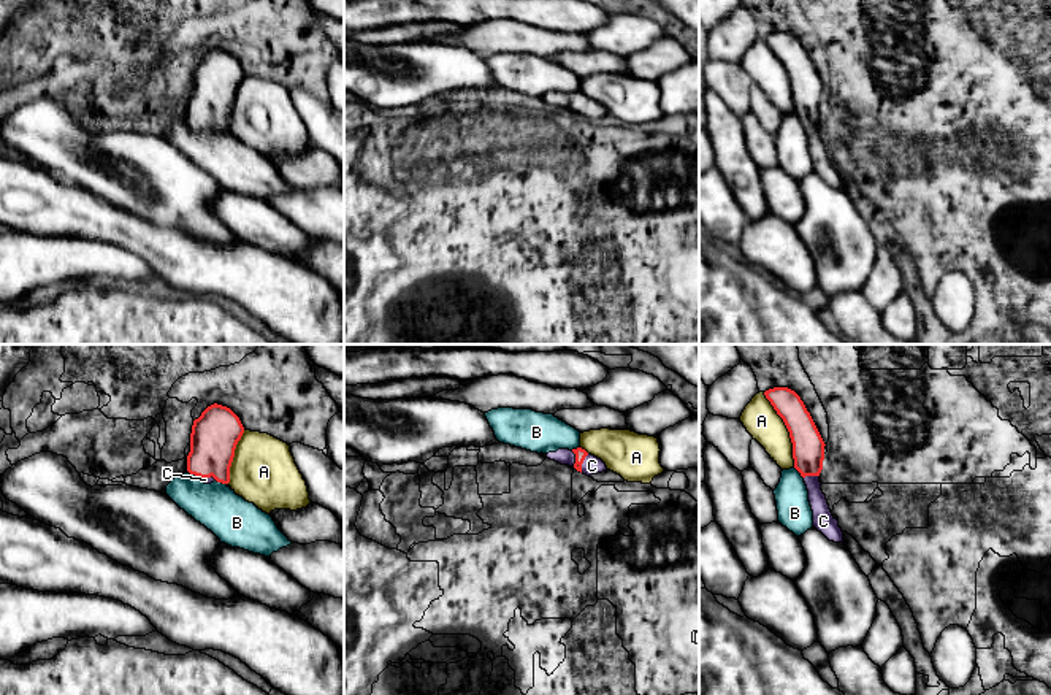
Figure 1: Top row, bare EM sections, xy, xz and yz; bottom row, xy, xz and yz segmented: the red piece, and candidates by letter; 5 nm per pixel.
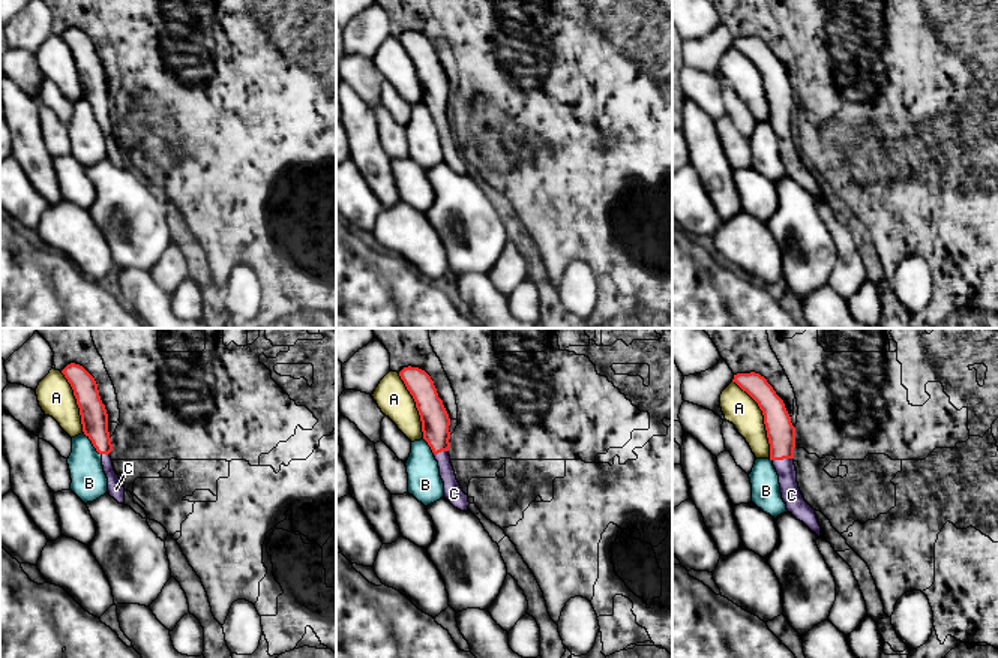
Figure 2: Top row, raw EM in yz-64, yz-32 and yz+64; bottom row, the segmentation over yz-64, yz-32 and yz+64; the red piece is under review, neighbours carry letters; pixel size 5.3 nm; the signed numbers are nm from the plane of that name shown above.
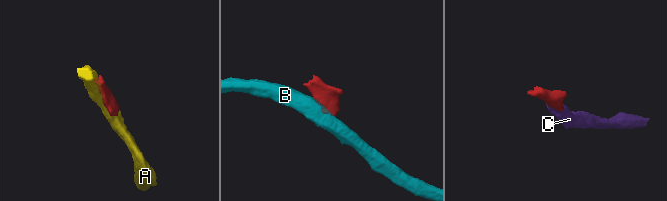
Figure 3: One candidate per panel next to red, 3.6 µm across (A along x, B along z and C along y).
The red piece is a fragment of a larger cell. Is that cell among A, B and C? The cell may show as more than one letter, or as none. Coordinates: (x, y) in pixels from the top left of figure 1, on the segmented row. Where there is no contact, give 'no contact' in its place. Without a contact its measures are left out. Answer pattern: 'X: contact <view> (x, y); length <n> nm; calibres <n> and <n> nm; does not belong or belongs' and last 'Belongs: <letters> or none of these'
A: contact yz (787, 427); length 400 nm; calibres 160 and 180 nm; does not belong
B: contact xy (195, 475); length 90 nm; calibres 240 and 240 nm; does not belong
C: contact xz (582, 462); length 100 nm; calibres 60 and 100 nm; belongs
Belongs: C

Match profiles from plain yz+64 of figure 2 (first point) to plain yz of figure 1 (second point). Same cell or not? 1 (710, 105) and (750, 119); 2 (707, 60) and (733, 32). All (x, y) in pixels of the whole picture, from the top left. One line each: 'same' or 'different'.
1: different
2: same

